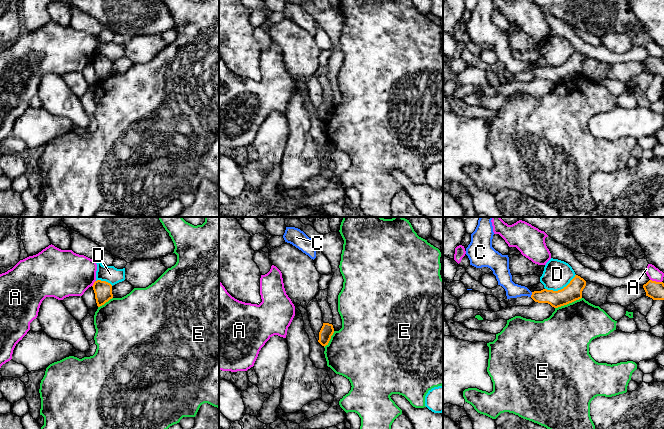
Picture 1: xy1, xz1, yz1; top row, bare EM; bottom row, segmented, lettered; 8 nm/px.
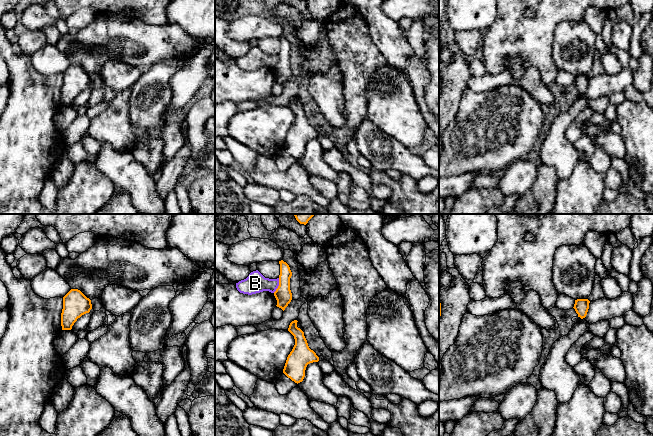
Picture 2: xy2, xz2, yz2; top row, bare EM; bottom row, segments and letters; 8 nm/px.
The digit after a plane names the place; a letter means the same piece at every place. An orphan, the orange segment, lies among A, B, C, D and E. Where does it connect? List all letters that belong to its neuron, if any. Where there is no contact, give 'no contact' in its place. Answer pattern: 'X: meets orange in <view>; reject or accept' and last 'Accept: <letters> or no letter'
A: meets orange in xy1; reject
B: meets orange in xz2; reject
C: meets orange in yz1; accept
D: meets orange in yz1; reject
E: meets orange in yz1; reject
Accept: C

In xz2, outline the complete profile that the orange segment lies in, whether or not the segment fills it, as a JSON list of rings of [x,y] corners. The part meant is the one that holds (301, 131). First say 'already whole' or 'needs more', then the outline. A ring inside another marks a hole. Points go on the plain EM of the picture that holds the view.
already whole | [[[297,96],[290,99],[288,107],[294,112],[295,121],[287,133],[283,149],[295,159],[300,159],[305,153],[308,140],[318,138],[319,133],[308,122],[304,108],[297,103]]]

